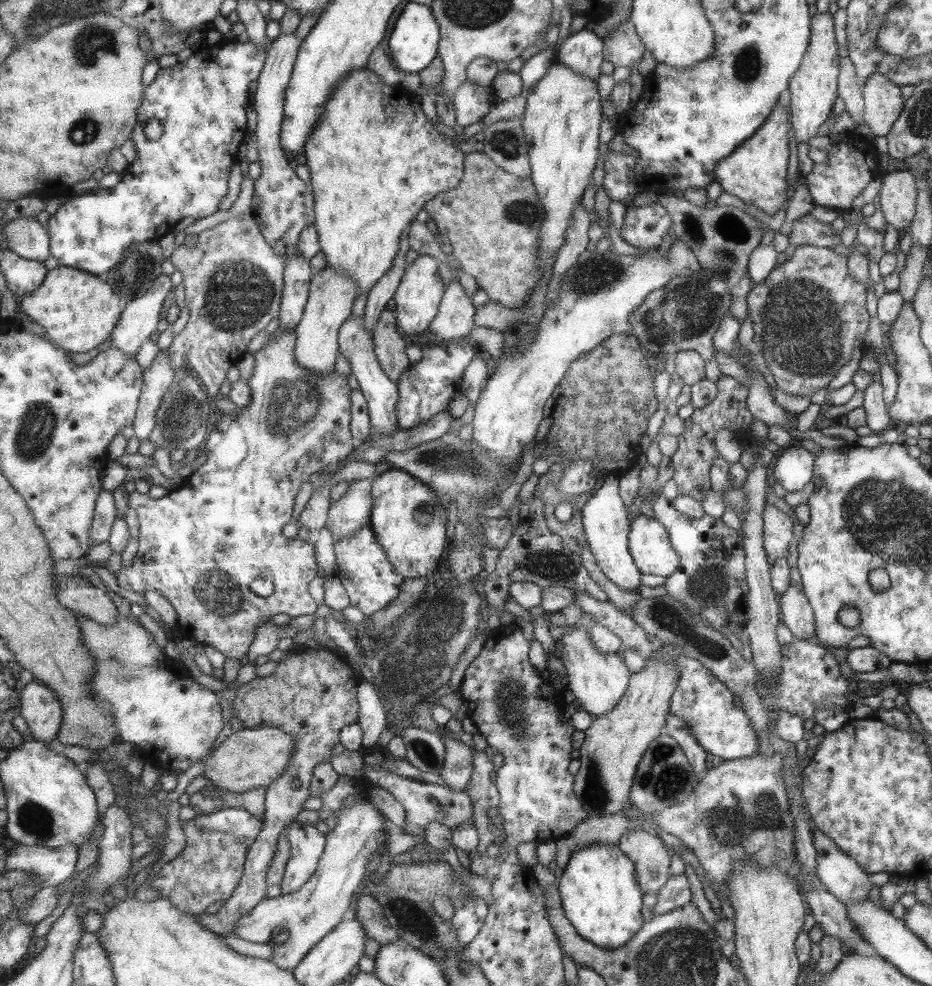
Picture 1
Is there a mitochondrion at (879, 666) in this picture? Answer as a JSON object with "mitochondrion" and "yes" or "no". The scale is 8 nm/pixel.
{"mitochondrion":"no"}

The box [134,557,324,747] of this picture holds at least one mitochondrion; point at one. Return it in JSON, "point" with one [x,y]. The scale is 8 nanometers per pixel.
{"point":[217,591]}

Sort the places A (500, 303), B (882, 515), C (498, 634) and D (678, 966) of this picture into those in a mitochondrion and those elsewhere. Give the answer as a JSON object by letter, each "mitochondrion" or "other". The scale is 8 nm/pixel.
{"A":"other","B":"mitochondrion","C":"other","D":"mitochondrion"}

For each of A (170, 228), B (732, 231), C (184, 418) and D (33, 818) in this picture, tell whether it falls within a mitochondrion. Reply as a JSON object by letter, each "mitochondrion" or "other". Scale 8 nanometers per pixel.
{"A":"other","B":"mitochondrion","C":"mitochondrion","D":"mitochondrion"}

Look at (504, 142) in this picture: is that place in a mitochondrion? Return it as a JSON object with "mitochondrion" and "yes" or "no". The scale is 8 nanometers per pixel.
{"mitochondrion":"yes"}

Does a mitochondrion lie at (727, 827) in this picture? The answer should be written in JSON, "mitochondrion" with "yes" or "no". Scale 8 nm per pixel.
{"mitochondrion":"yes"}

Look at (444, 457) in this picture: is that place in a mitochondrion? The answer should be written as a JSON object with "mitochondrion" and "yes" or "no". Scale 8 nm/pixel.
{"mitochondrion":"yes"}

